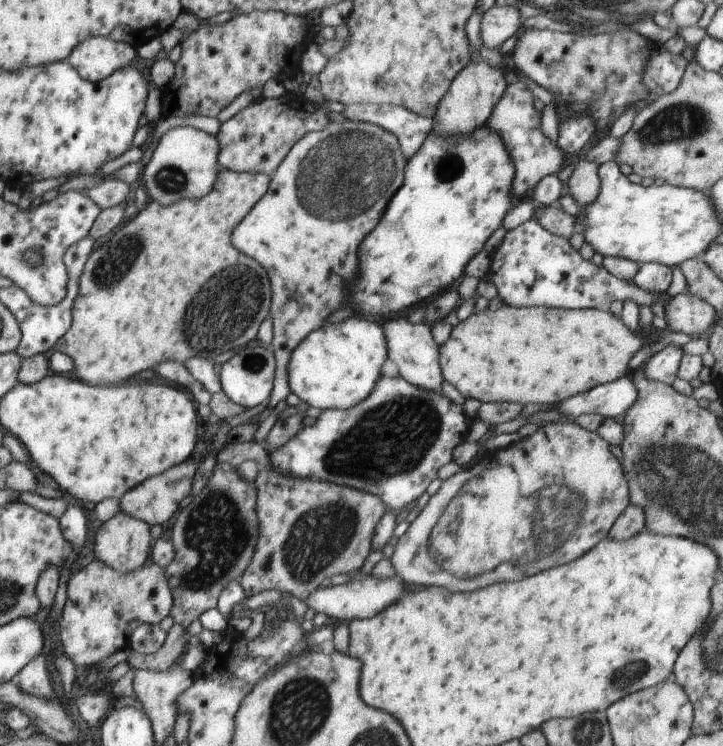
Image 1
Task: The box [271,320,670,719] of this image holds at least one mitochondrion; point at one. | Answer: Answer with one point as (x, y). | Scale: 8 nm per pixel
(391, 439)

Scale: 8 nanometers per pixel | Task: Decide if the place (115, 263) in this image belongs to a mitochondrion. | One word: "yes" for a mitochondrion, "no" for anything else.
yes

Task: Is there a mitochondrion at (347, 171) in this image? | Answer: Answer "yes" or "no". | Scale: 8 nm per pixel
yes

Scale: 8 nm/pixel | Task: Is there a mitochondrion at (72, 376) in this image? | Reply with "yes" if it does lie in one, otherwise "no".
no

